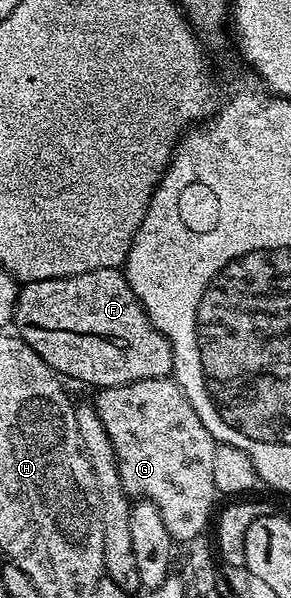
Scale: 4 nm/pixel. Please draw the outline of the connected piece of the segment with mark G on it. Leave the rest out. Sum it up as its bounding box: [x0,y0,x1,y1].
[92,377,216,543]

